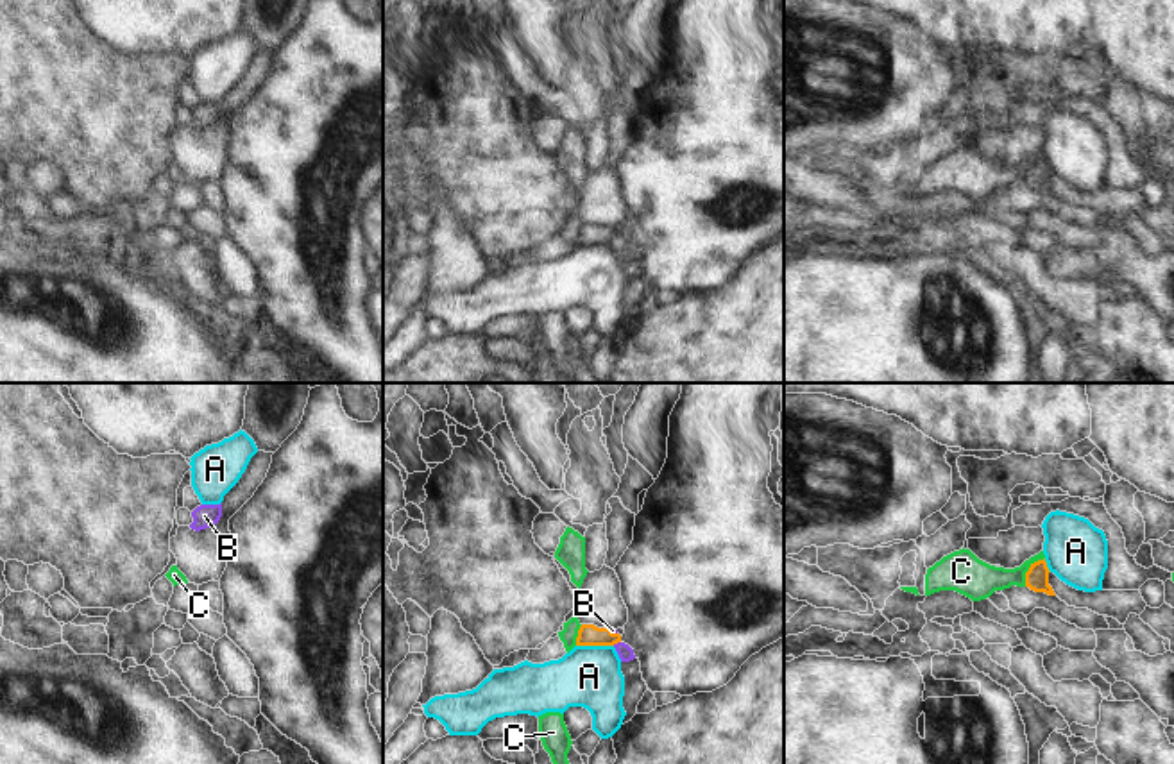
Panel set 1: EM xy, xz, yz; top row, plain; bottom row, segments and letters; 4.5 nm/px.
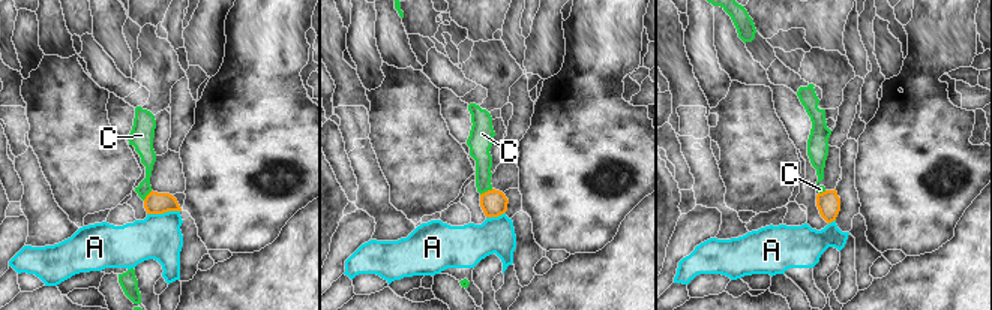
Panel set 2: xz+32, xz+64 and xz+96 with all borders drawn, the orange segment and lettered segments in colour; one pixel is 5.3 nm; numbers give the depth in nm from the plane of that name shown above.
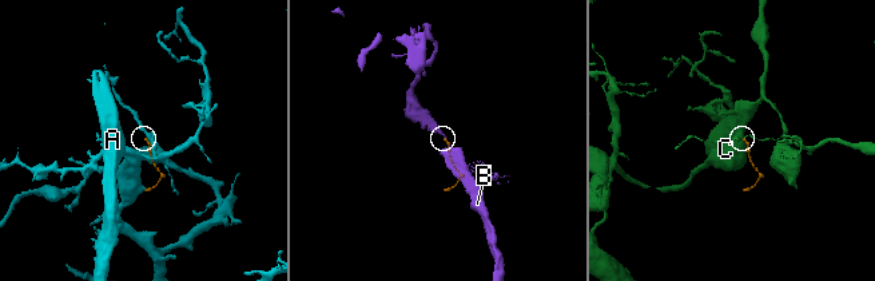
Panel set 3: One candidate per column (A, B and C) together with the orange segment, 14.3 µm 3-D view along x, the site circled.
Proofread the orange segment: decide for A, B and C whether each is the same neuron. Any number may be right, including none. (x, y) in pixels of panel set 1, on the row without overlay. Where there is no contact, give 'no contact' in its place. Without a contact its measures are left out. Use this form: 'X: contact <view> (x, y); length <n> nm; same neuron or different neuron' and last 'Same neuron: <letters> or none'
A: contact xz (595, 244); length 170 nm; different neuron
B: contact xz (616, 242); length 40 nm; same neuron
C: contact yz (1029, 169); length 160 nm; different neuron
Same neuron: B

